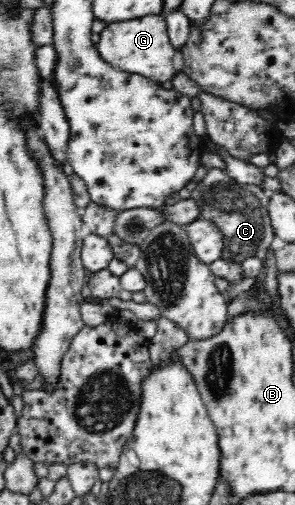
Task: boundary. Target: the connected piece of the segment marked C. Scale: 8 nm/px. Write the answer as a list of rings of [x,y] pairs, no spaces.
[[[211,168],[206,172],[198,186],[190,192],[189,198],[199,208],[198,218],[213,222],[220,231],[223,240],[220,259],[239,264],[254,255],[261,258],[266,254],[266,248],[270,247],[275,237],[267,209],[273,193],[272,190],[264,190],[259,186],[236,182],[222,168]]]

